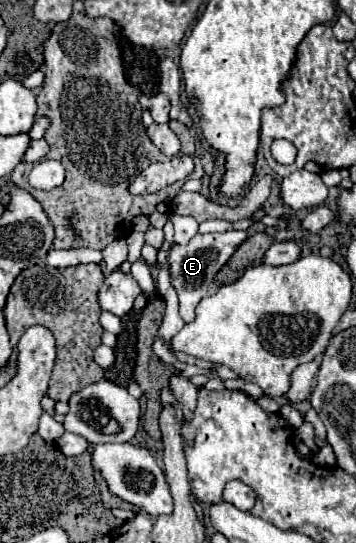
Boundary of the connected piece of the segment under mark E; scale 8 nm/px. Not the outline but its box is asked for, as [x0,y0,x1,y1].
[167,230,247,322]

